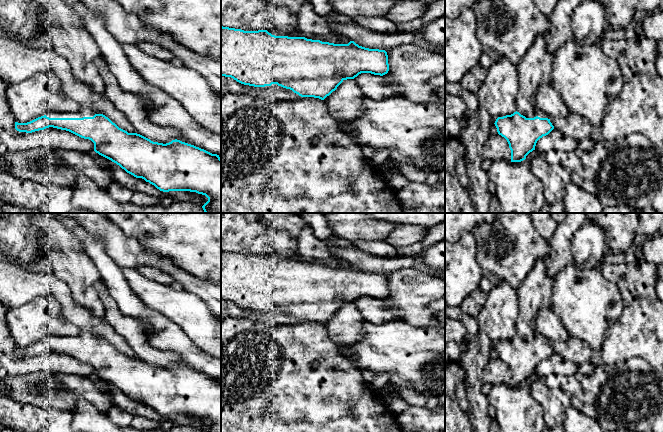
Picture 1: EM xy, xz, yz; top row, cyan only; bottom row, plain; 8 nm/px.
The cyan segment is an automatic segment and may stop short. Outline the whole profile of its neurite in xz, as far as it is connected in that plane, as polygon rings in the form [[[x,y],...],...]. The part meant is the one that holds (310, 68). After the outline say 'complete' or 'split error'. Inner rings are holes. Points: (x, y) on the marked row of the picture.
[[[221,26],[221,76],[231,77],[244,85],[265,87],[277,84],[301,97],[324,100],[344,80],[354,79],[361,73],[383,76],[388,71],[388,55],[385,50],[365,48],[354,41],[348,44],[334,44],[305,37],[275,36],[267,30],[244,31]]] | complete

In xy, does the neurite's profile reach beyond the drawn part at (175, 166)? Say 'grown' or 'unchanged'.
grown

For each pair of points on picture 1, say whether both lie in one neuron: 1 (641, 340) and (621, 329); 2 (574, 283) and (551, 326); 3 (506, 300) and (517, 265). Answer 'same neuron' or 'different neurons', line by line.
1: same neuron
2: different neurons
3: different neurons

